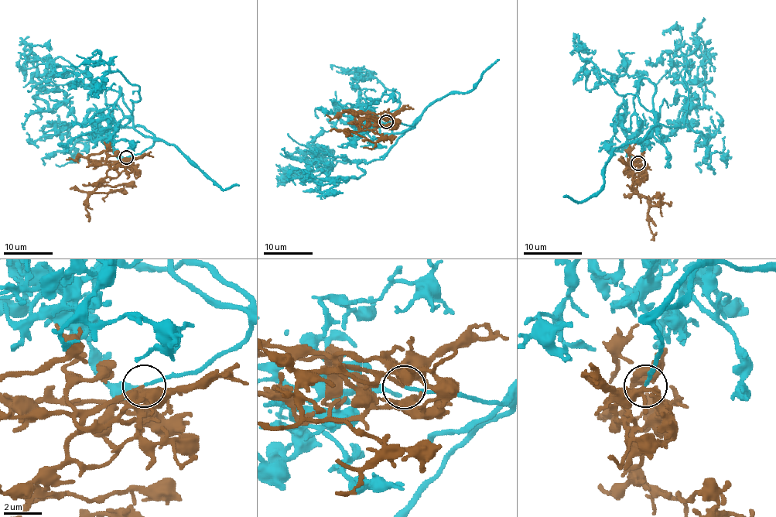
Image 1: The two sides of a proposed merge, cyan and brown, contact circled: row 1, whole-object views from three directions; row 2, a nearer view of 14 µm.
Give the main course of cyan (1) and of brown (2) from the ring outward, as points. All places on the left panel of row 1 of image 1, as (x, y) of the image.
1: (127, 157), (153, 136), (121, 126), (104, 88), (66, 60), (55, 58), (42, 77), (25, 48), (29, 36)
2: (127, 157), (113, 164), (100, 183), (95, 191), (114, 191), (104, 193)

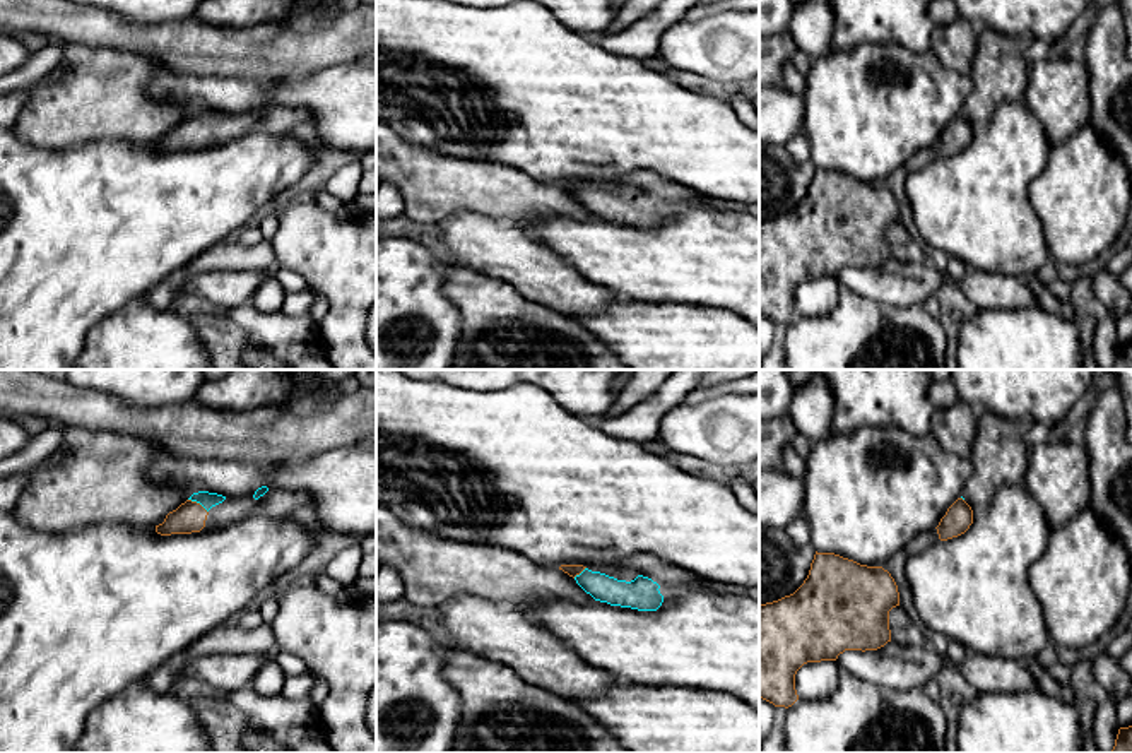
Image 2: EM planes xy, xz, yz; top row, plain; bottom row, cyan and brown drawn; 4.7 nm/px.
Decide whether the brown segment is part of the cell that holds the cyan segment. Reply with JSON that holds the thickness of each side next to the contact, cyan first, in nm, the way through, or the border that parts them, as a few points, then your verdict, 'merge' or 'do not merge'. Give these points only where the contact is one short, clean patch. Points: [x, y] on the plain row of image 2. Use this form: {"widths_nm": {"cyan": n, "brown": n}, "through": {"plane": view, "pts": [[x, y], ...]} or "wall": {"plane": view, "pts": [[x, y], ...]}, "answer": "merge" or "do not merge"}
{"widths_nm": {"cyan": 80, "brown": 150}, "through": {"plane": "xy", "pts": [[207, 117], [199, 118], [188, 134]]}, "answer": "merge"}

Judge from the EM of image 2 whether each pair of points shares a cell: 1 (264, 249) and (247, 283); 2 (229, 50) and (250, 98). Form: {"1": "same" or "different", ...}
{"1": "different", "2": "different"}

